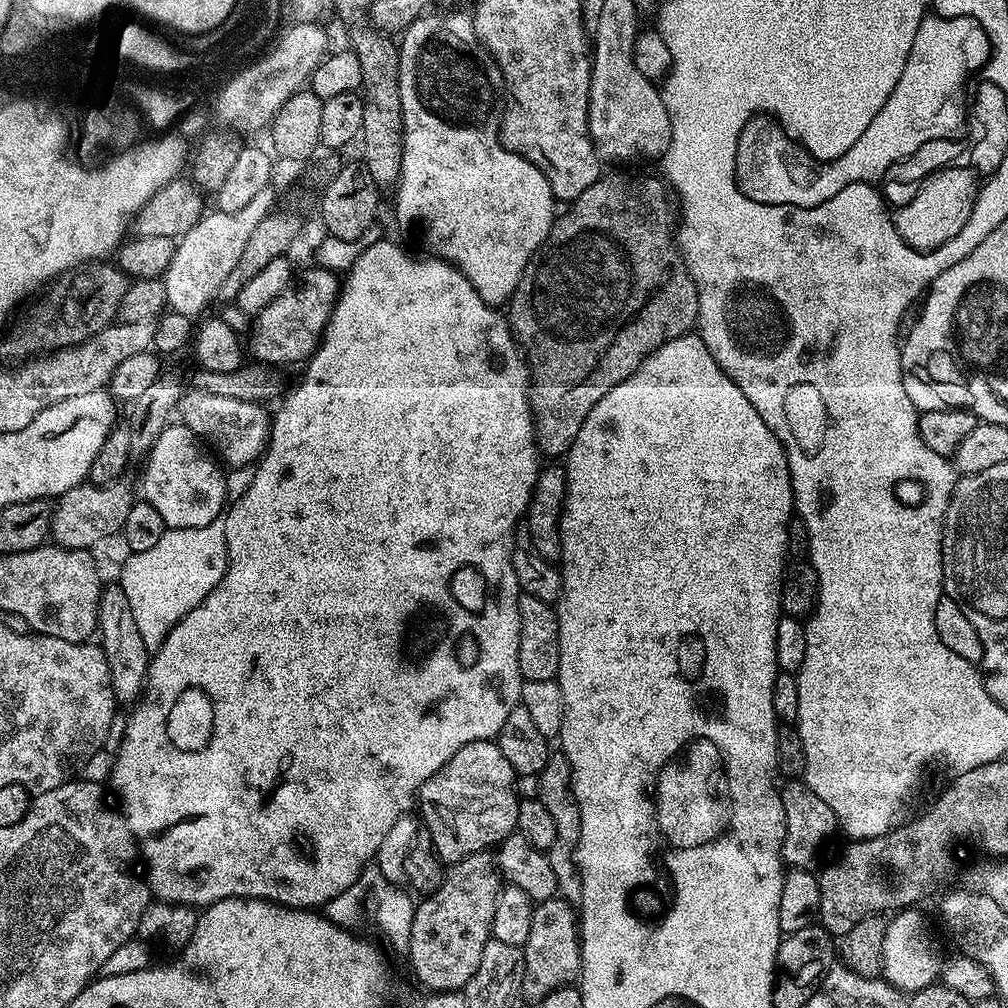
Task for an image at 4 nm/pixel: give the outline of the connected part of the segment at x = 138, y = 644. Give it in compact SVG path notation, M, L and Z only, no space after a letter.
M119 583L105 587L100 594L98 610L98 647L104 651L106 666L110 666L110 682L114 686L117 705L132 706L141 699L148 678L150 649L142 642L142 634L138 634L138 626L134 626L134 614L130 611L130 602L126 602L126 594Z

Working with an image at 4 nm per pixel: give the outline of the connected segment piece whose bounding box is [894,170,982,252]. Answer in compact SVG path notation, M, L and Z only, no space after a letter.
M974 170L962 174L943 174L945 183L932 192L929 204L919 204L916 198L901 203L900 213L895 213L894 219L898 234L915 252L932 252L938 246L946 243L951 236L966 226L966 218L970 218L970 210L974 210L976 193L982 183L981 177Z

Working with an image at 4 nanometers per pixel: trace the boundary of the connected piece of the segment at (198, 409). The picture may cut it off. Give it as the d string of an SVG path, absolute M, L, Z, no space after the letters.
M188 390L183 393L178 412L179 415L184 415L181 416L182 423L225 465L232 468L247 468L255 465L263 457L268 446L270 416L269 413L264 413L259 404L256 400Z

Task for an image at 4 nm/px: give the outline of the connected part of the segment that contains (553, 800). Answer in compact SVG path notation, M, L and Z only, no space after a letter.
M556 750L549 755L546 766L542 766L539 779L540 794L538 799L542 802L542 806L546 806L546 810L554 818L554 830L556 831L554 846L546 849L550 858L550 866L554 866L554 878L558 878L556 890L563 899L569 902L576 902L579 901L582 894L580 869L576 867L582 818L580 817L578 802L574 798L574 790L572 789L570 762L564 757L563 752Z

